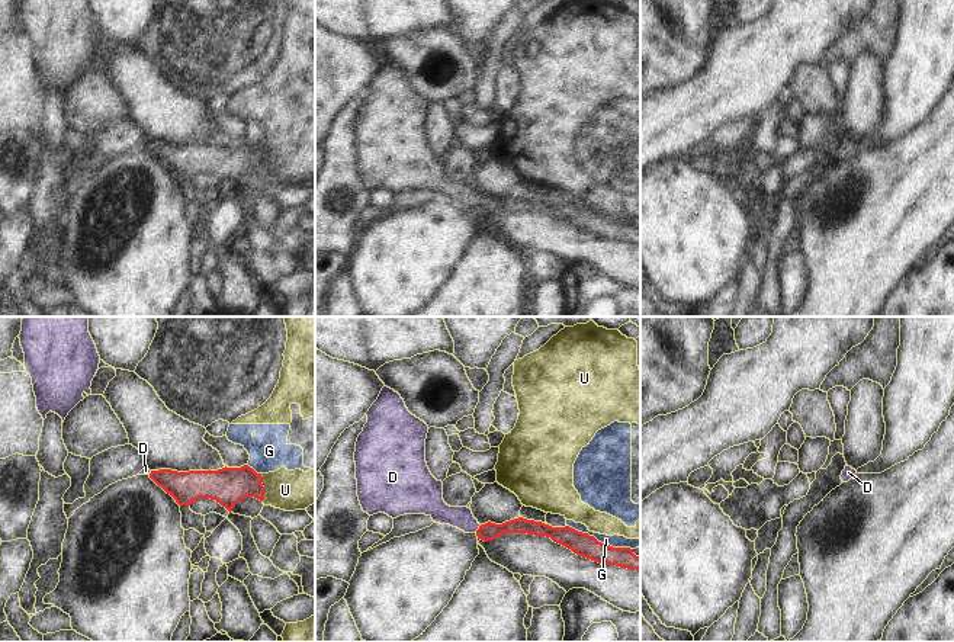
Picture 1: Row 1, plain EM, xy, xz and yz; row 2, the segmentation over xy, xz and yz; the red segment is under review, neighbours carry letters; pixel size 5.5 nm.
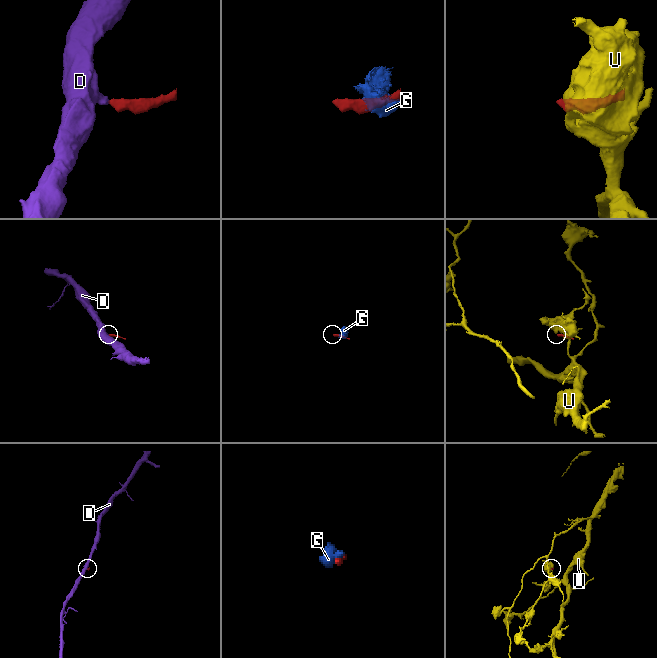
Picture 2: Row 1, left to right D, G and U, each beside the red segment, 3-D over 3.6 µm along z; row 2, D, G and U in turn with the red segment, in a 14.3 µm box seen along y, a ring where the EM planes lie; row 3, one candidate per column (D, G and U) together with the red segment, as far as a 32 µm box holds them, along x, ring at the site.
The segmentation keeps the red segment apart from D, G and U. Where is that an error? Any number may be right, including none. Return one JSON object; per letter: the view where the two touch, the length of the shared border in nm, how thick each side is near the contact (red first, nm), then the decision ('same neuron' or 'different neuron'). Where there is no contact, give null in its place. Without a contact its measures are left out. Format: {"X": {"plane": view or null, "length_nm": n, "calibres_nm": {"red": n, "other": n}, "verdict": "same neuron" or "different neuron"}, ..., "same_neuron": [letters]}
{"D": {"plane": "xz", "length_nm": 60, "calibres_nm": {"red": 100, "other": 120}, "verdict": "same neuron"}, "G": {"plane": "xz", "length_nm": 400, "calibres_nm": {"red": 130, "other": 70}, "verdict": "different neuron"}, "U": {"plane": "xy", "length_nm": 150, "calibres_nm": {"red": 200, "other": 220}, "verdict": "different neuron"}, "same_neuron": ["D"]}

